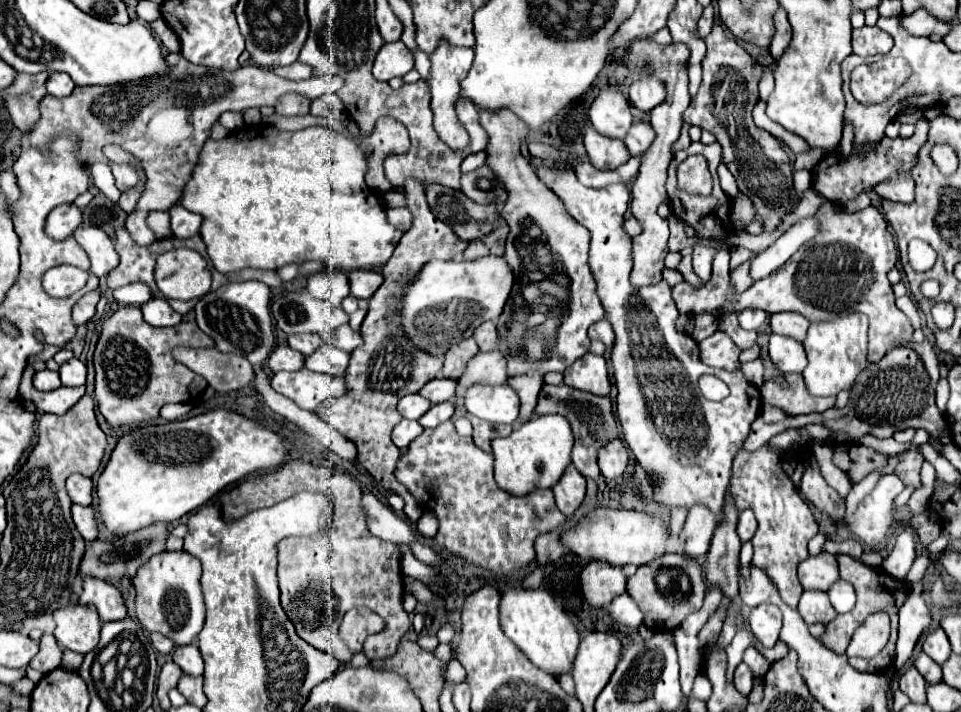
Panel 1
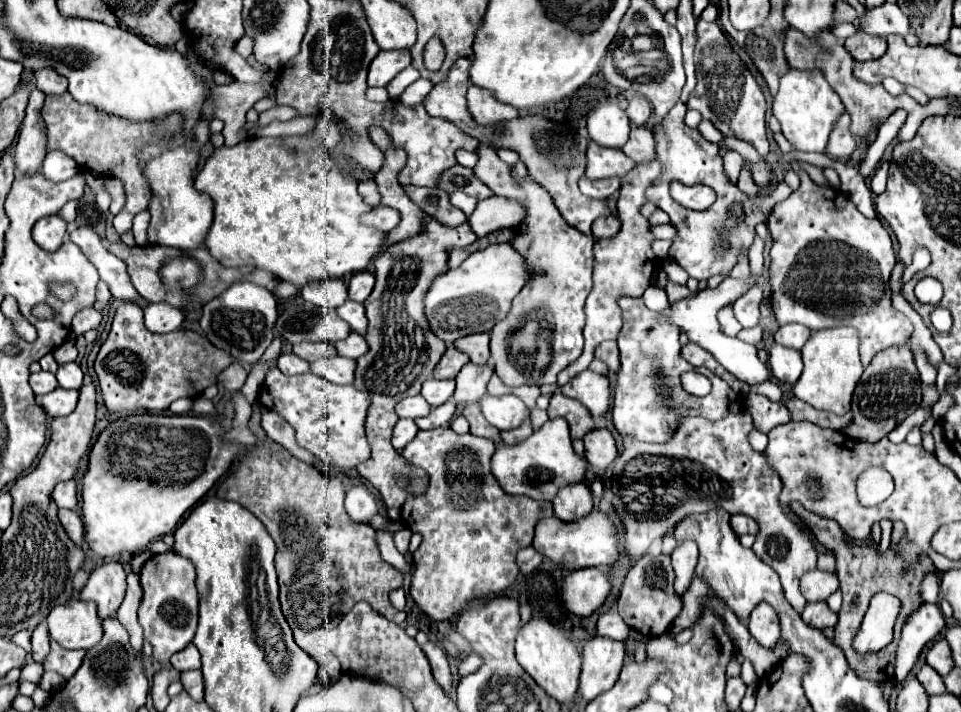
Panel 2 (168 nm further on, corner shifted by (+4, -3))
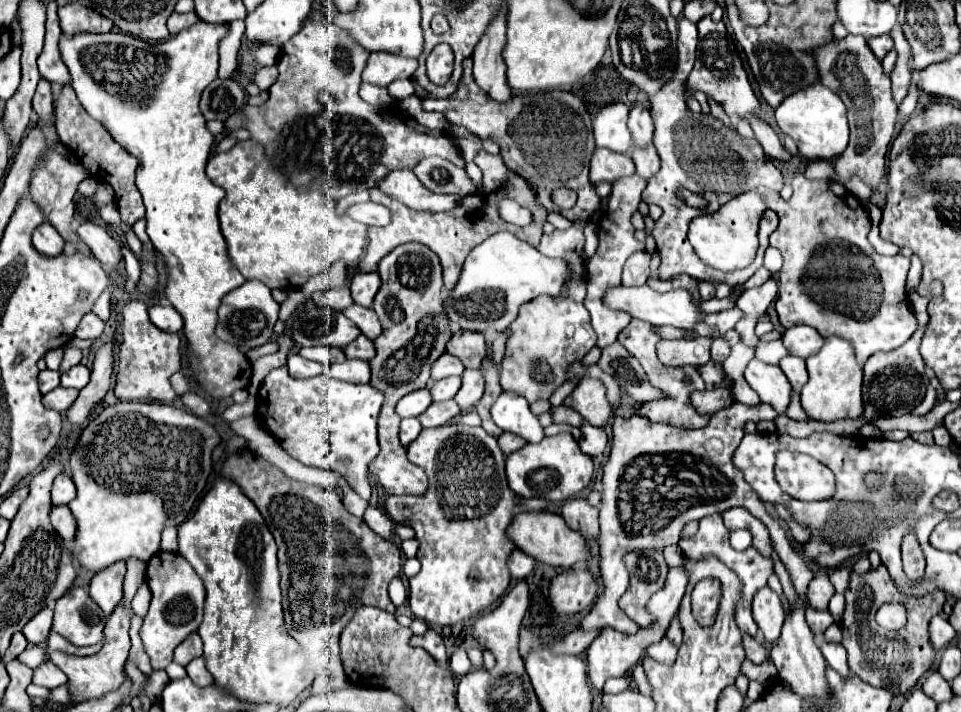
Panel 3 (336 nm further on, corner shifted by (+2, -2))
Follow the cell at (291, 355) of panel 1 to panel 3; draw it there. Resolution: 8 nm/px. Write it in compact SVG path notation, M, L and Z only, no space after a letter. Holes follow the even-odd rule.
M293 352L287 356L287 368L289 368L289 376L293 378L311 378L323 374L323 366L319 362L305 360Z

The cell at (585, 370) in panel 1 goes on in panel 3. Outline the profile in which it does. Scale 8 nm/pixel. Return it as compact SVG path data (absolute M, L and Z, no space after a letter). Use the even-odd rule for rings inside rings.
M585 376L563 404L577 410L593 426L605 426L613 414L613 406L605 394L605 384L591 376Z

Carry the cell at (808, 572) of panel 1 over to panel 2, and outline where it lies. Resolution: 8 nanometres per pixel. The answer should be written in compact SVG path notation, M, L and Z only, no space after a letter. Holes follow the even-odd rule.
M815 569L805 573L805 577L801 577L801 593L809 603L825 601L837 589L839 589L839 581L835 573L825 573Z

